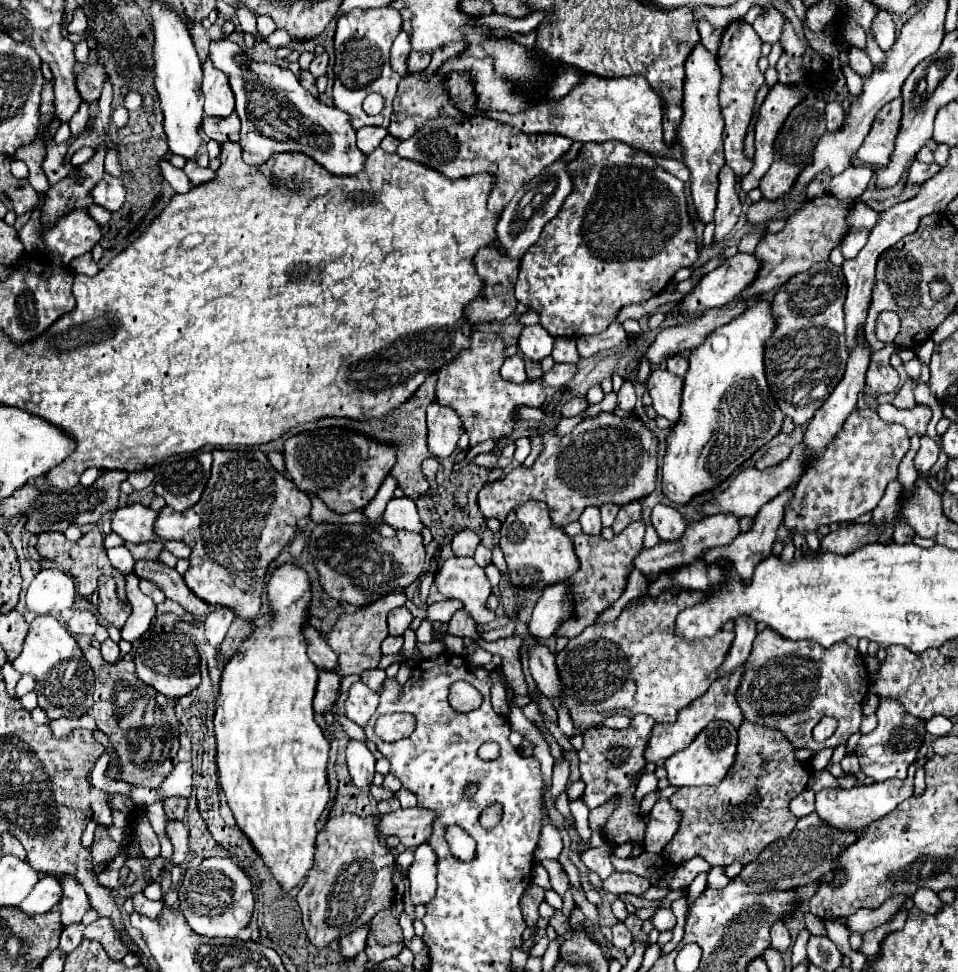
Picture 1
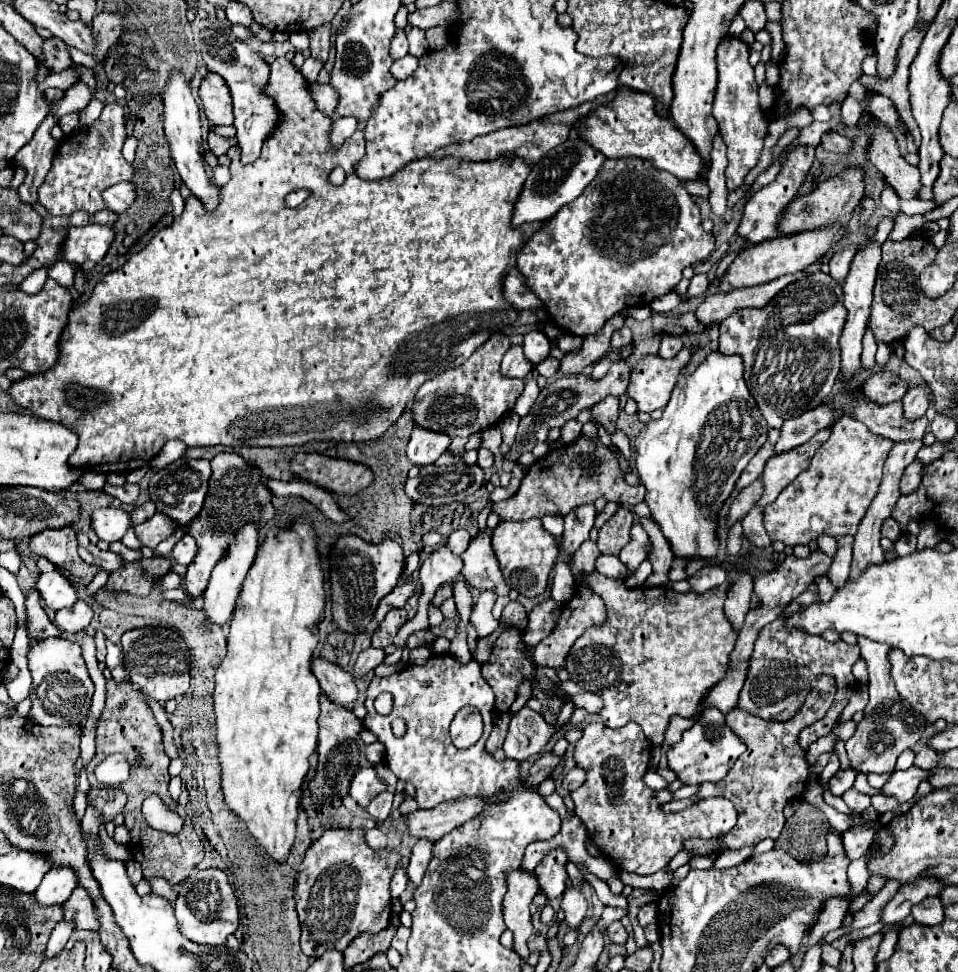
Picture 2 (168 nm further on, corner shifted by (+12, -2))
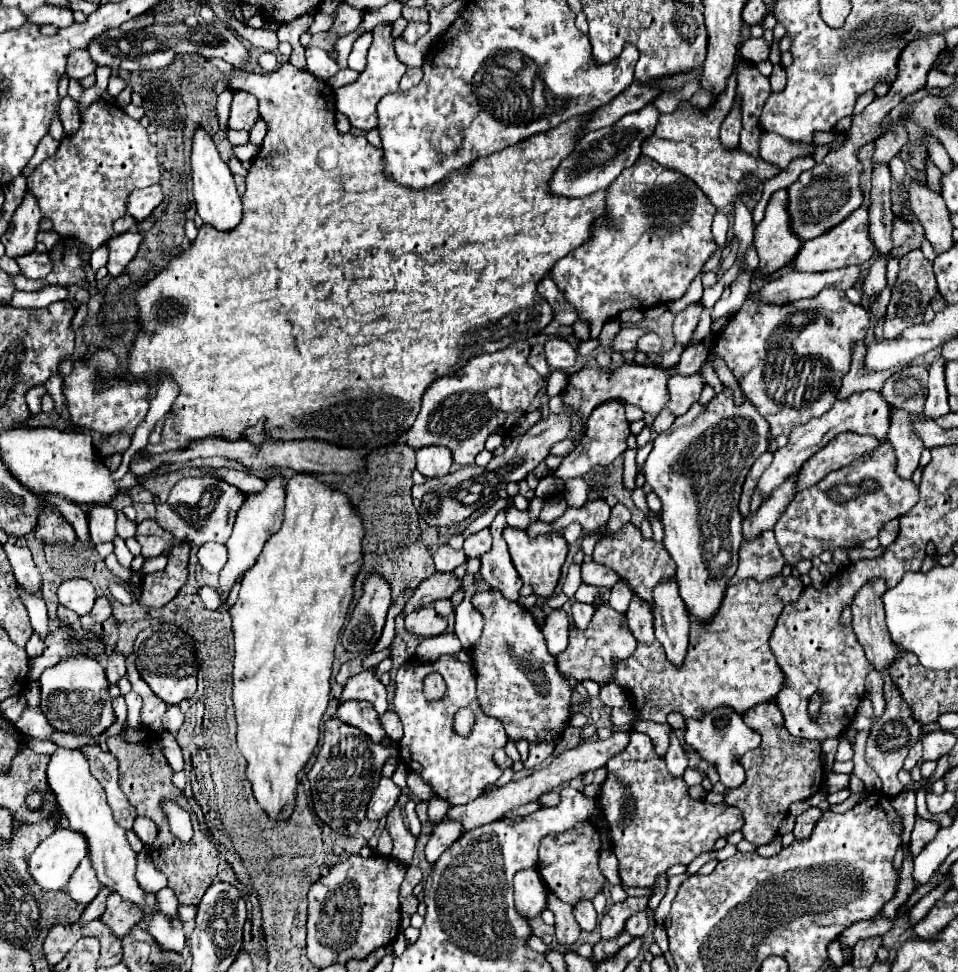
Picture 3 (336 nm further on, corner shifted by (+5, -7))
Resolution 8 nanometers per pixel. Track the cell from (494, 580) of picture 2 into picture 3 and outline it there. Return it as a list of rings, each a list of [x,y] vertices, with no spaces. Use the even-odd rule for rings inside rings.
[[[500,510],[498,516],[494,518],[494,522],[490,524],[490,532],[492,532],[492,548],[480,556],[480,574],[482,580],[490,586],[496,588],[498,592],[502,592],[508,600],[518,600],[518,592],[522,586],[522,580],[518,576],[518,572],[514,570],[514,564],[510,560],[506,542],[502,538],[502,530],[506,528],[506,516]]]

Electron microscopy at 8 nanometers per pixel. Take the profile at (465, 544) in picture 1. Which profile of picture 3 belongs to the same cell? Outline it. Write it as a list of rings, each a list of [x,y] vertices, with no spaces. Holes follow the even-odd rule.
[[[484,528],[484,530],[476,532],[476,534],[470,534],[464,540],[464,552],[466,552],[468,558],[482,556],[484,552],[490,550],[490,546],[492,546],[492,536],[490,536],[488,528]]]

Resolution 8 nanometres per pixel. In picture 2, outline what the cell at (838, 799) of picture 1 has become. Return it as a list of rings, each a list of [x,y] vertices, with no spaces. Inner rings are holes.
[[[911,767],[907,771],[895,771],[881,791],[895,797],[899,803],[905,803],[905,801],[915,797],[915,791],[917,791],[919,783],[929,781],[931,775],[933,775],[933,769],[923,771],[919,767]]]

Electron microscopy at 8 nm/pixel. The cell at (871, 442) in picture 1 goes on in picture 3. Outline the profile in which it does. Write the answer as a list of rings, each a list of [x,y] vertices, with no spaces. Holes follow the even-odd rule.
[[[884,442],[880,448],[856,458],[852,464],[830,472],[812,488],[798,492],[774,526],[786,562],[796,564],[802,558],[814,558],[824,550],[832,552],[840,546],[860,546],[860,542],[878,536],[888,520],[906,514],[918,502],[920,492],[912,480],[898,478],[894,468],[896,456],[892,444]]]

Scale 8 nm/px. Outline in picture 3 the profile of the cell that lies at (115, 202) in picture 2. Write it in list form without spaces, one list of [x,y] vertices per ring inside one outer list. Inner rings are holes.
[[[158,184],[130,192],[128,196],[128,214],[136,220],[144,220],[158,204],[162,202],[162,190]]]

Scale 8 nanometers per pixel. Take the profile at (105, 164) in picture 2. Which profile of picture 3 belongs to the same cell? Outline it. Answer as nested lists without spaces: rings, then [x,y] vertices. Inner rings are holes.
[[[98,100],[90,104],[80,114],[80,128],[76,134],[62,138],[58,150],[54,156],[46,158],[28,178],[28,188],[36,194],[42,216],[50,218],[54,222],[54,232],[60,236],[80,236],[90,250],[96,250],[98,246],[104,244],[110,236],[114,236],[112,224],[114,220],[122,218],[126,214],[126,198],[134,188],[148,188],[152,184],[158,184],[160,180],[160,170],[158,170],[158,160],[156,160],[156,146],[150,144],[146,128],[128,114],[124,114],[118,106]]]

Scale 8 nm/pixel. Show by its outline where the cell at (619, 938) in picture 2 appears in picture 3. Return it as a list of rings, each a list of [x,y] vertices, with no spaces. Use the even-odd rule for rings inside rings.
[[[638,912],[632,918],[628,918],[628,922],[624,926],[624,932],[630,934],[632,938],[638,938],[638,936],[642,936],[646,932],[646,928],[648,928],[648,914]]]

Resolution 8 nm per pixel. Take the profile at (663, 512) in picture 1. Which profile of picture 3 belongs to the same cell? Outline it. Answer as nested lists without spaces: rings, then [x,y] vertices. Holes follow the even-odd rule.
[[[674,578],[654,590],[654,632],[672,664],[682,664],[688,650],[688,614]]]

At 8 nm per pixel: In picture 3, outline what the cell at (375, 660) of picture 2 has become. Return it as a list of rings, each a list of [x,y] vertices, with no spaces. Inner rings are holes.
[[[376,666],[362,670],[360,674],[352,676],[348,680],[348,684],[344,686],[344,692],[340,696],[340,700],[366,700],[374,706],[374,710],[378,714],[384,714],[388,710],[388,702],[386,702],[386,688],[384,684],[376,678]]]

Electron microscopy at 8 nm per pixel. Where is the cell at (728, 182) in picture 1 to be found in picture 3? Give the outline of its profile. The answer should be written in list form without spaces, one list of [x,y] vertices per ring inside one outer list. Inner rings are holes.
[[[734,100],[734,108],[728,112],[720,128],[720,142],[728,150],[734,150],[738,148],[738,138],[740,138],[740,112],[738,112],[738,100]]]

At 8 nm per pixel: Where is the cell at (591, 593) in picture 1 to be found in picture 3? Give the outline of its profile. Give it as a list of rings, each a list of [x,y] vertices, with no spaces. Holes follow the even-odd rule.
[[[600,604],[596,606],[594,616],[586,630],[578,630],[576,626],[570,630],[568,648],[556,656],[556,666],[558,666],[558,672],[566,678],[572,678],[578,682],[590,678],[602,686],[610,680],[610,674],[614,670],[612,662],[628,658],[634,650],[636,650],[636,638],[628,628],[626,616],[610,608],[608,604]]]

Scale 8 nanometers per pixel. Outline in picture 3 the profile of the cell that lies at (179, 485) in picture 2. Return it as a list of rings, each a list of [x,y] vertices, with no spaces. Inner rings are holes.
[[[194,476],[182,478],[170,490],[170,496],[164,504],[158,504],[156,522],[174,534],[176,542],[188,542],[200,546],[204,542],[226,542],[230,538],[236,512],[240,510],[242,494],[236,486],[230,486],[212,476]]]

